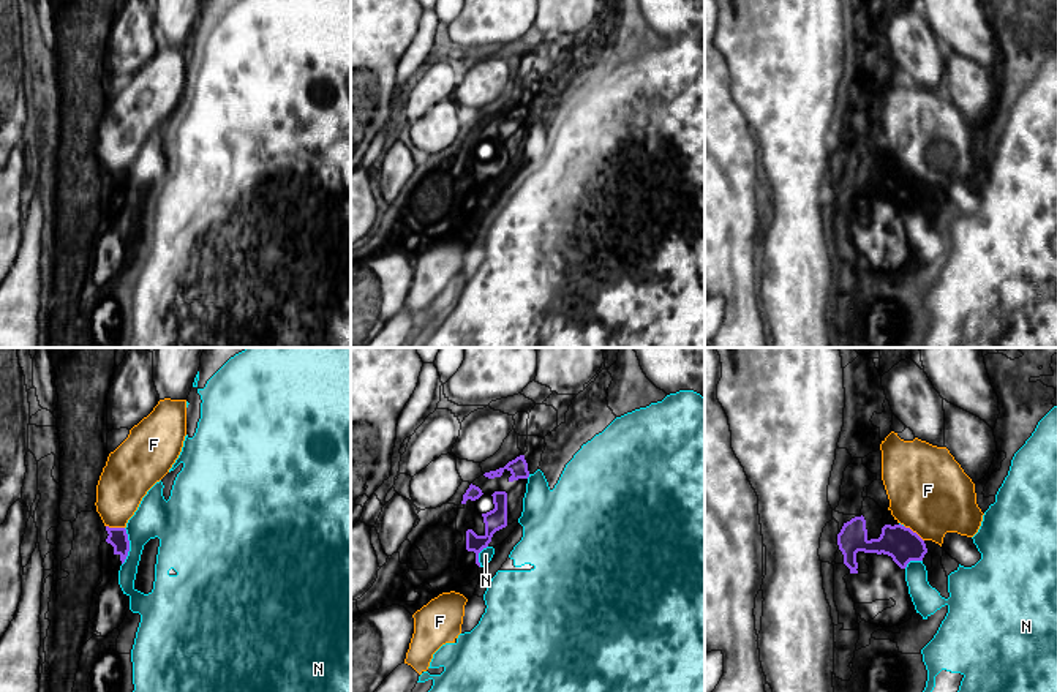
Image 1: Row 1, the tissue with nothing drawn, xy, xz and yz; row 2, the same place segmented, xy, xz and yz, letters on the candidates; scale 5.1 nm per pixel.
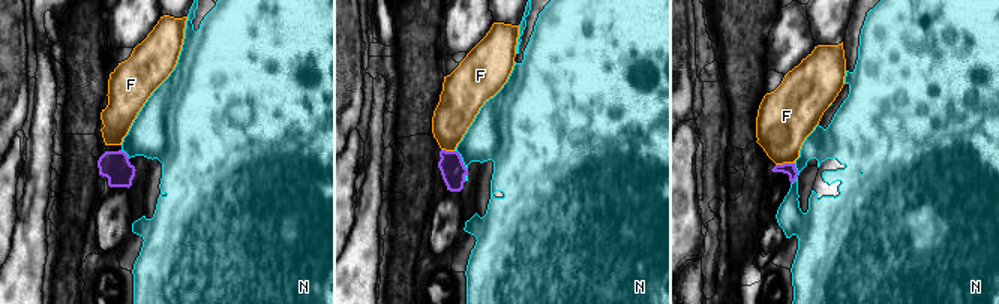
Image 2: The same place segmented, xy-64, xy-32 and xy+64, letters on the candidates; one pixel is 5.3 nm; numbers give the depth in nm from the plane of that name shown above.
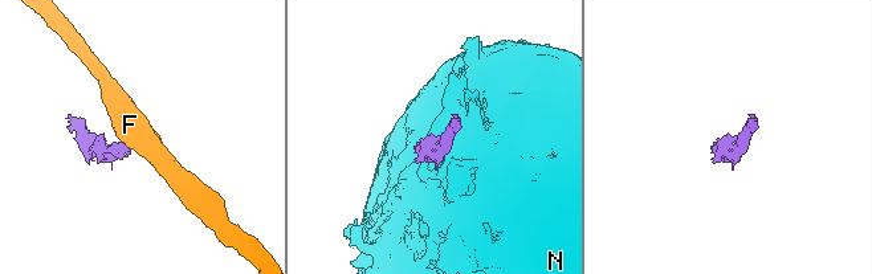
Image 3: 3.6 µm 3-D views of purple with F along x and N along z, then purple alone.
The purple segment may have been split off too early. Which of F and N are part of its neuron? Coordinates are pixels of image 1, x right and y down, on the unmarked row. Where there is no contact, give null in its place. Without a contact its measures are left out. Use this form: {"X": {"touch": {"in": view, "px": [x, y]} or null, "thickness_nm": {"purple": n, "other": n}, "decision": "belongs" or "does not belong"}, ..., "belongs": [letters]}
{"F": {"touch": {"in": "yz", "px": [912, 177]}, "thickness_nm": {"purple": 170, "other": 420}, "decision": "does not belong"}, "N": {"touch": {"in": "xy", "px": [128, 193]}, "thickness_nm": {"purple": 100, "other": 220}, "decision": "does not belong"}, "belongs": []}

